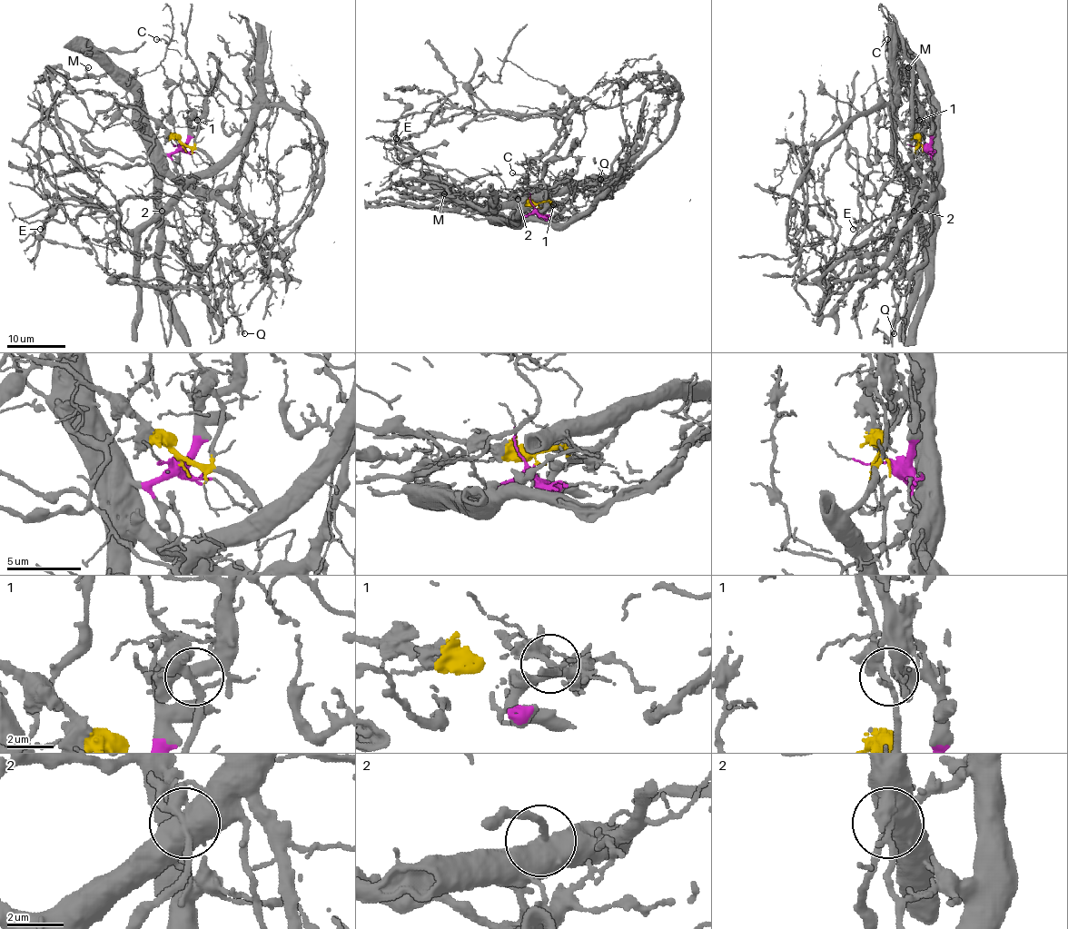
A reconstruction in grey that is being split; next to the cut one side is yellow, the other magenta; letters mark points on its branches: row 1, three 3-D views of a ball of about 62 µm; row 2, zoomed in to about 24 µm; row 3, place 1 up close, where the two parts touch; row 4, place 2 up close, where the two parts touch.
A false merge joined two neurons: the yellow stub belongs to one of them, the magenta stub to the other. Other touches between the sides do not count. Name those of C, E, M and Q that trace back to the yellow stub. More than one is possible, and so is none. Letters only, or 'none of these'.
C, E

